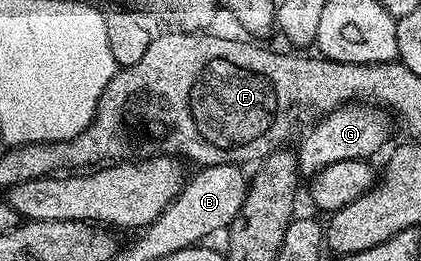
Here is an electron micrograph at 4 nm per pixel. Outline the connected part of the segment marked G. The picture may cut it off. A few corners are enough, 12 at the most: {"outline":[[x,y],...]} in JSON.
{"outline":[[330,109],[297,147],[299,170],[367,160],[391,136],[388,109]]}

